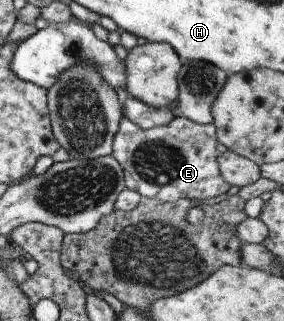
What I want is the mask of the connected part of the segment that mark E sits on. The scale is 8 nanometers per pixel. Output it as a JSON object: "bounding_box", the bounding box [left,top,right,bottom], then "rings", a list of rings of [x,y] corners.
{"bounding_box":[111,115,229,204],"rings":[[[122,115],[112,141],[111,156],[120,164],[124,186],[141,198],[163,203],[190,199],[201,204],[202,200],[224,194],[229,188],[216,164],[216,141],[213,123],[198,124],[174,117],[166,126],[142,129]]]}

